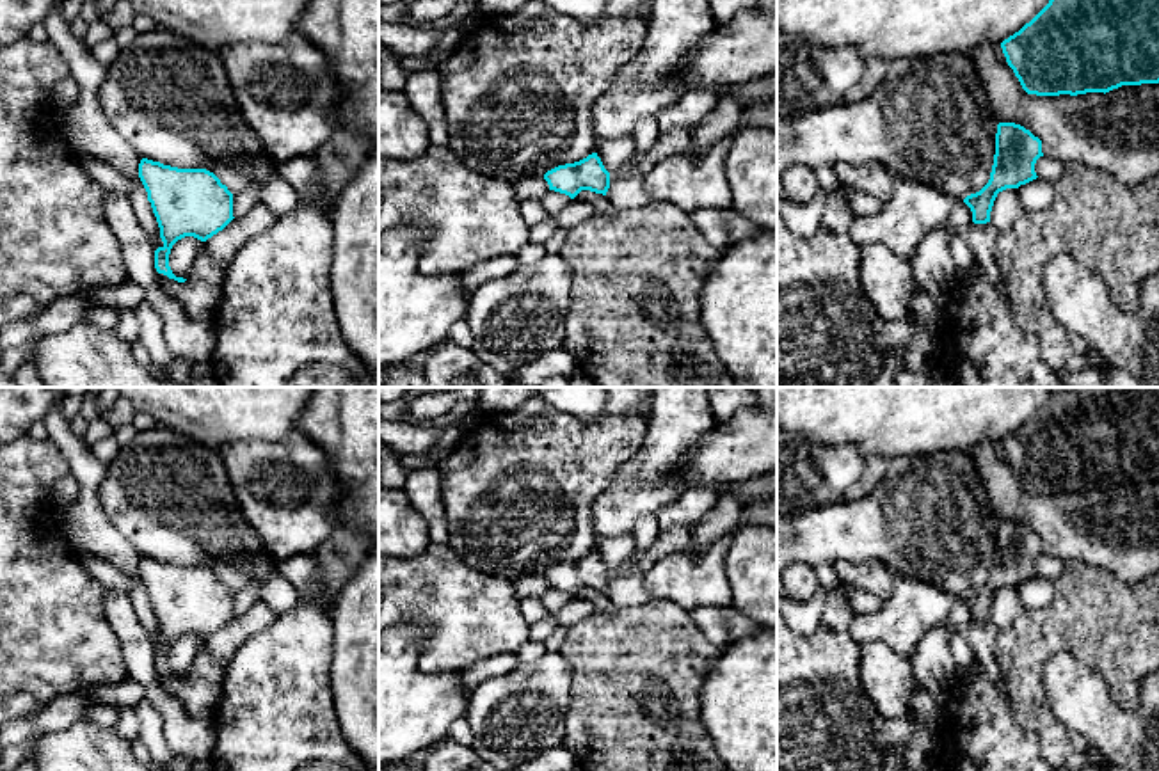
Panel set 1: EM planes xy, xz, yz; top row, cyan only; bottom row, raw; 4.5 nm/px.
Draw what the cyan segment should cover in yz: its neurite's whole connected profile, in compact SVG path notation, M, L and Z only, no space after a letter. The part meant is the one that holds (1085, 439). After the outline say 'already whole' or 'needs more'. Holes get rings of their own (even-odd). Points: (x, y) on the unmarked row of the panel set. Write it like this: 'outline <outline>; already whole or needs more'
outline M1159 387L1056 389L1001 446L1027 492L1106 492L1122 483L1159 481Z; already whole

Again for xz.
outline M597 551L587 556L558 563L544 572L549 588L560 590L574 597L581 588L606 593L610 586L610 570L604 567Z; already whole

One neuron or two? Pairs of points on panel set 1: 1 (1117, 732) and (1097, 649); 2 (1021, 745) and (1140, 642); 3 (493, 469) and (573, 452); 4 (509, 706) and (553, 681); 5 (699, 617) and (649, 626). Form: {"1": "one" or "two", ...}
{"1": "two", "2": "two", "3": "one", "4": "one", "5": "two"}

